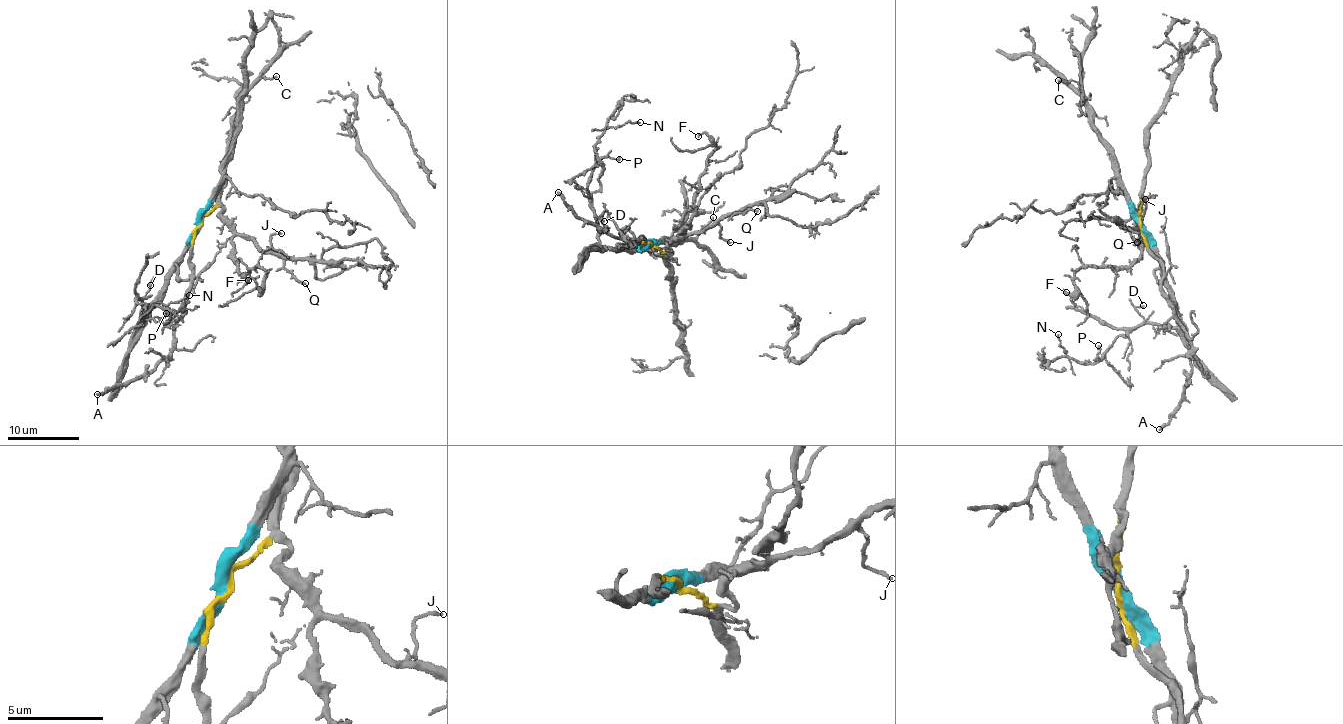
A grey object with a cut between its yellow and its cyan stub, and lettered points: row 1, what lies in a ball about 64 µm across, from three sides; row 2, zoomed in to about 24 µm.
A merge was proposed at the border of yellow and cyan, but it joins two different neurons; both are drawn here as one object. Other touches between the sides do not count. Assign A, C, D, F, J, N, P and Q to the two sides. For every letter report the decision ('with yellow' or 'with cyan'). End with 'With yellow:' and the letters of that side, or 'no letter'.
A: with yellow
C: with cyan
D: with cyan
F: with yellow
J: with yellow
N: with cyan
P: with cyan
Q: with yellow
With yellow: A, F, J, Q

